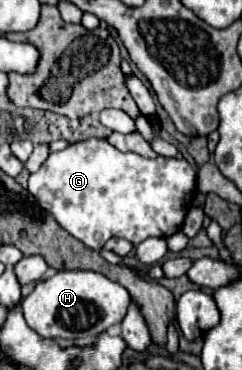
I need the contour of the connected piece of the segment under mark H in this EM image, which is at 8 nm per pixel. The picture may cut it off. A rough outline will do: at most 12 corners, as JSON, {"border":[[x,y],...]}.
{"border":[[61,270],[21,302],[39,336],[83,340],[125,318],[129,292]]}

